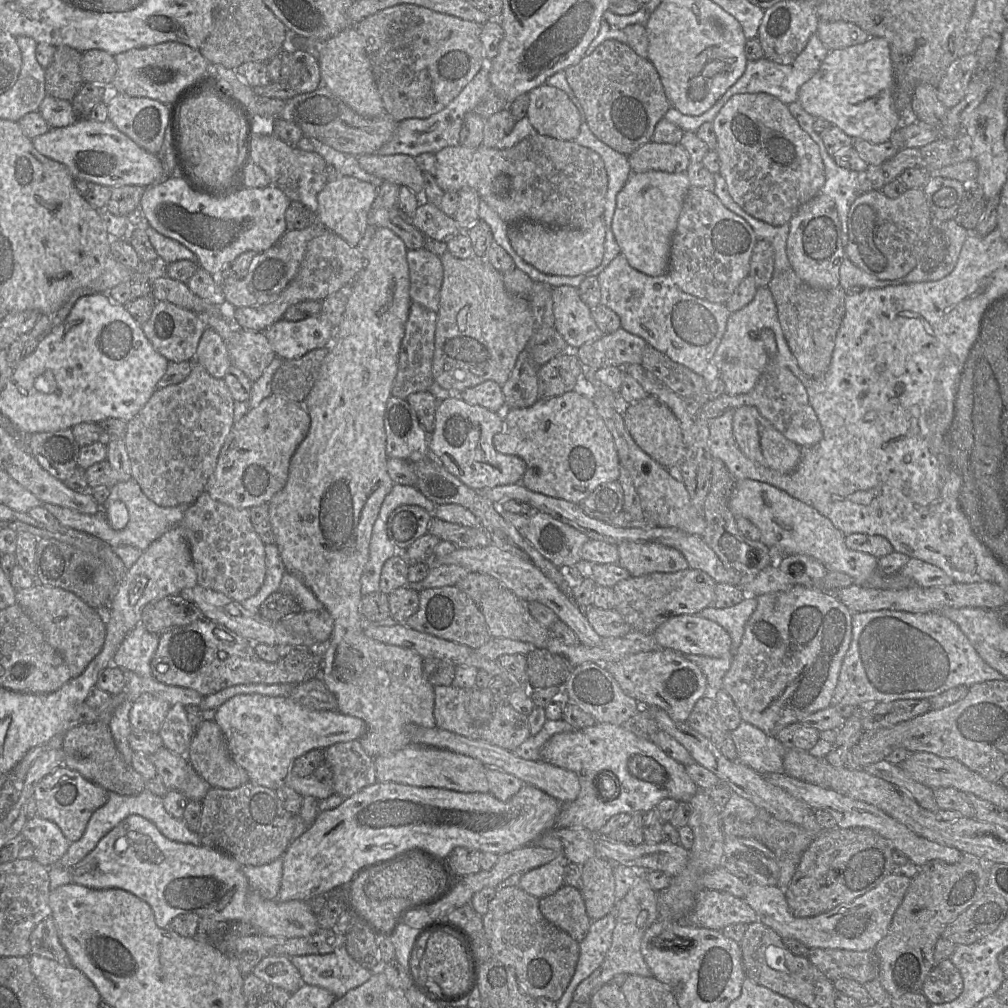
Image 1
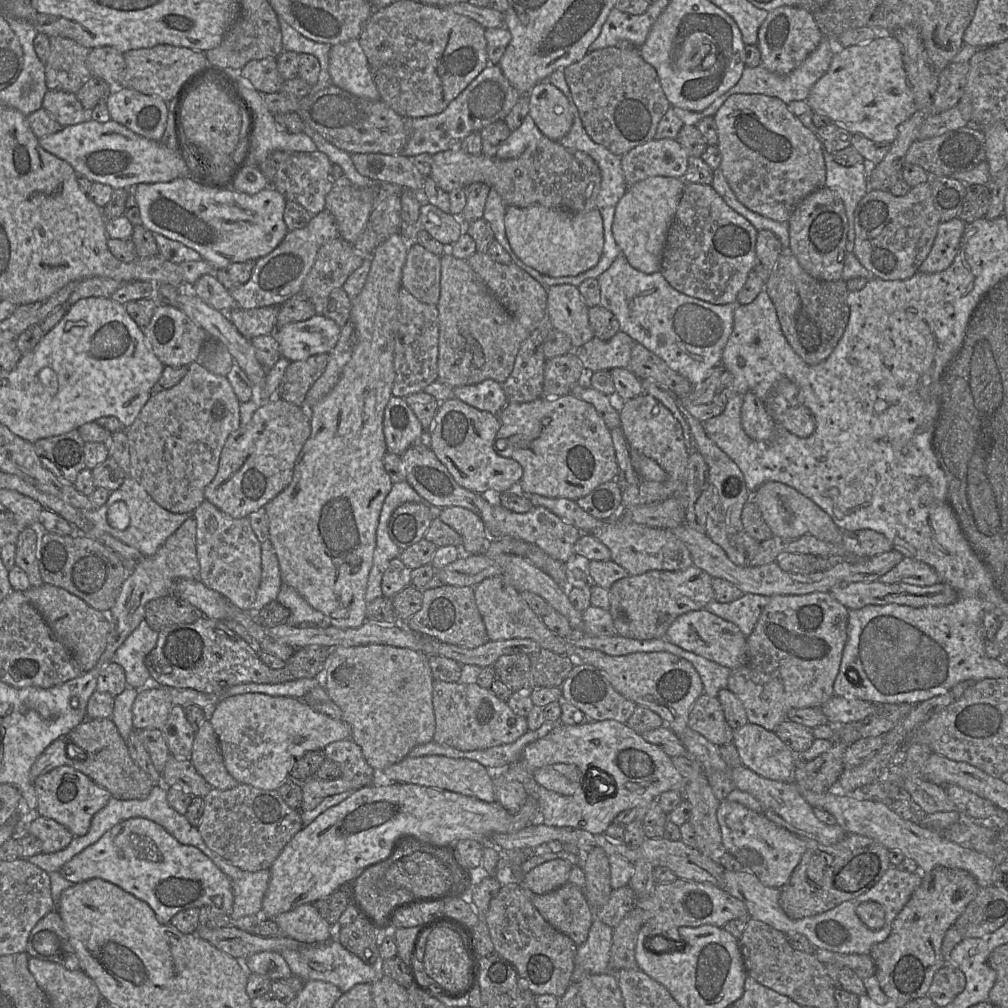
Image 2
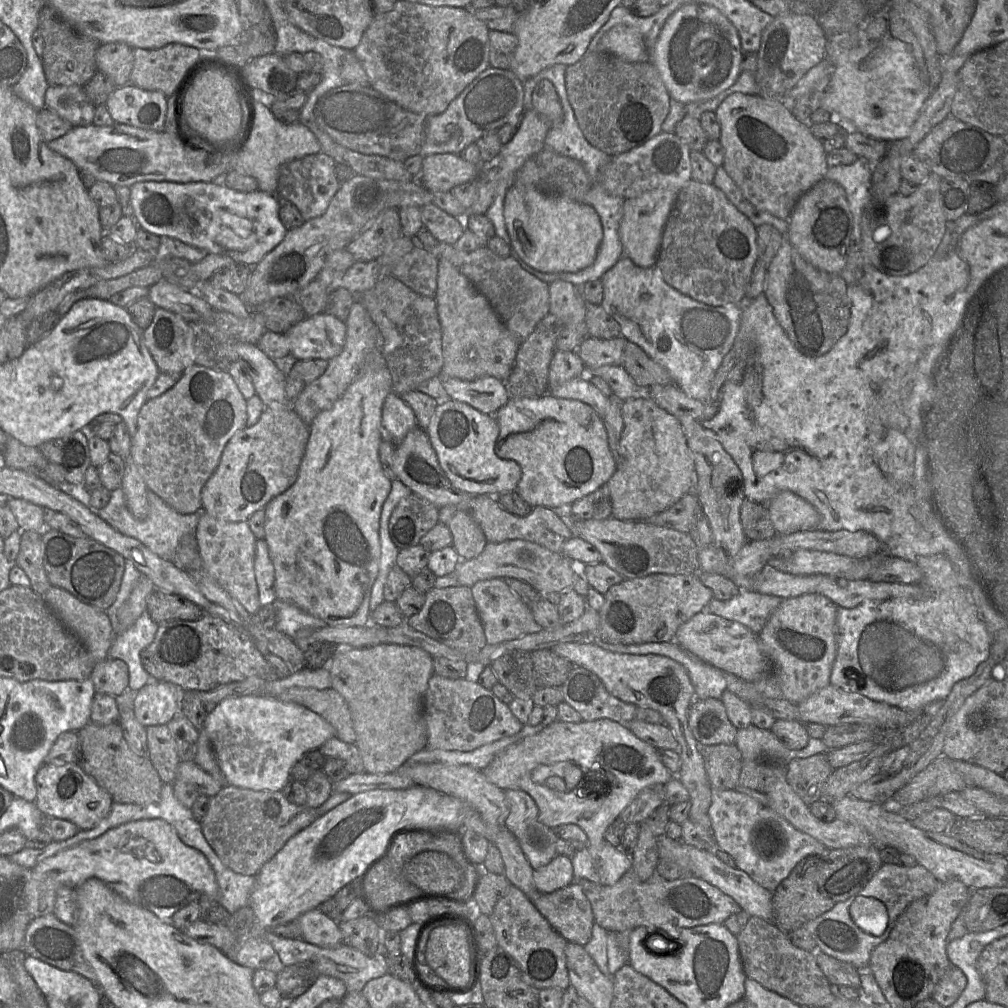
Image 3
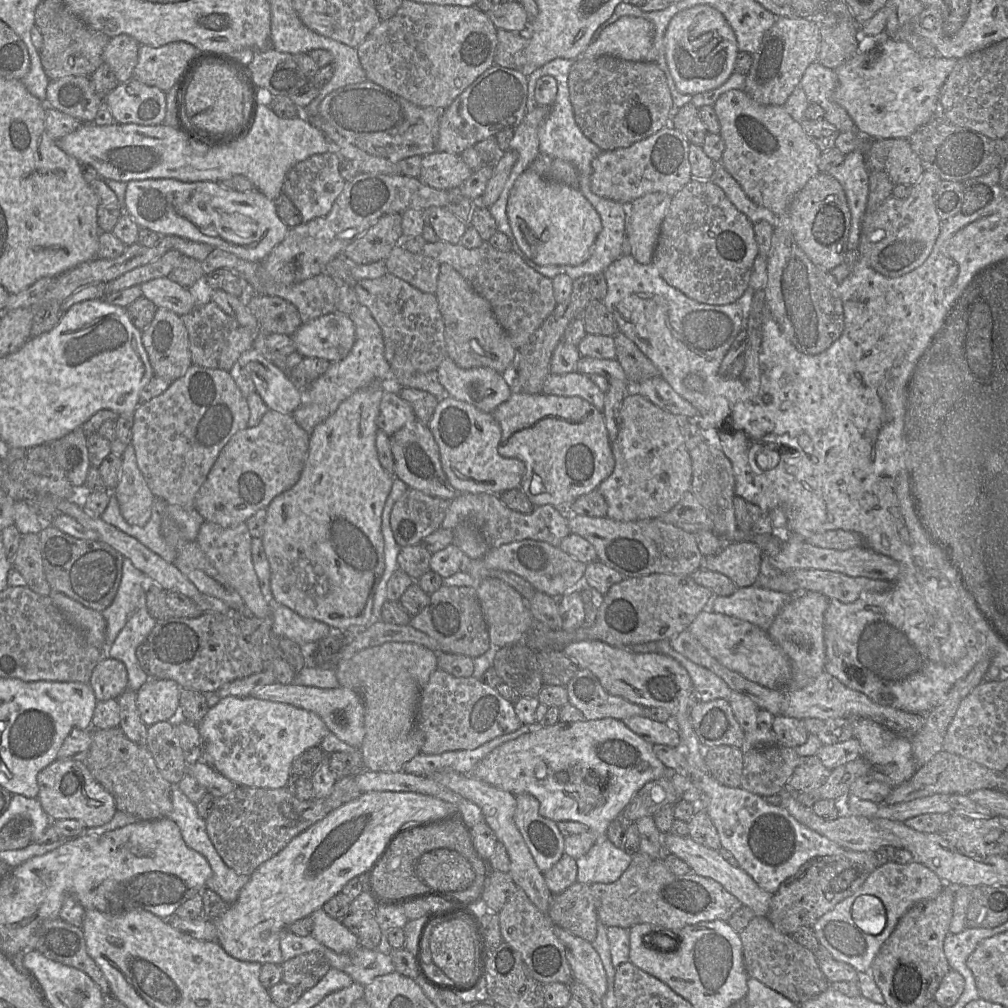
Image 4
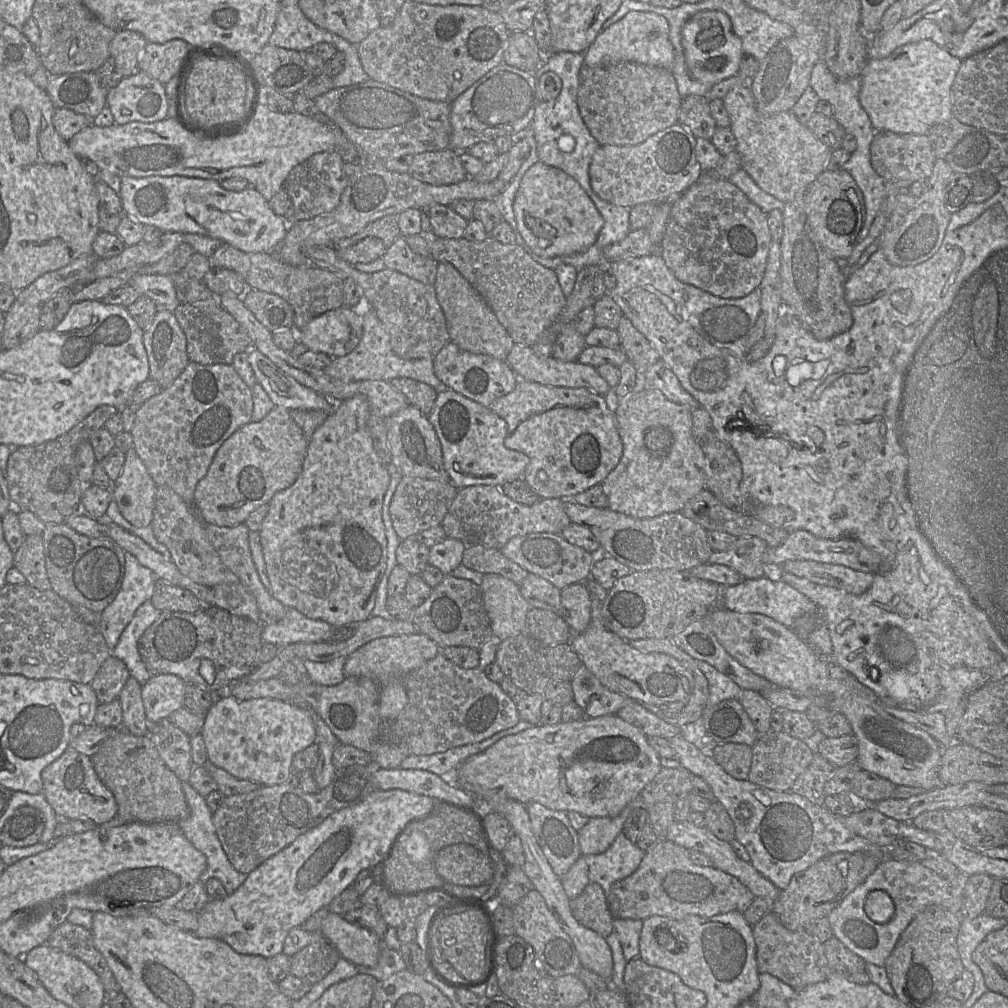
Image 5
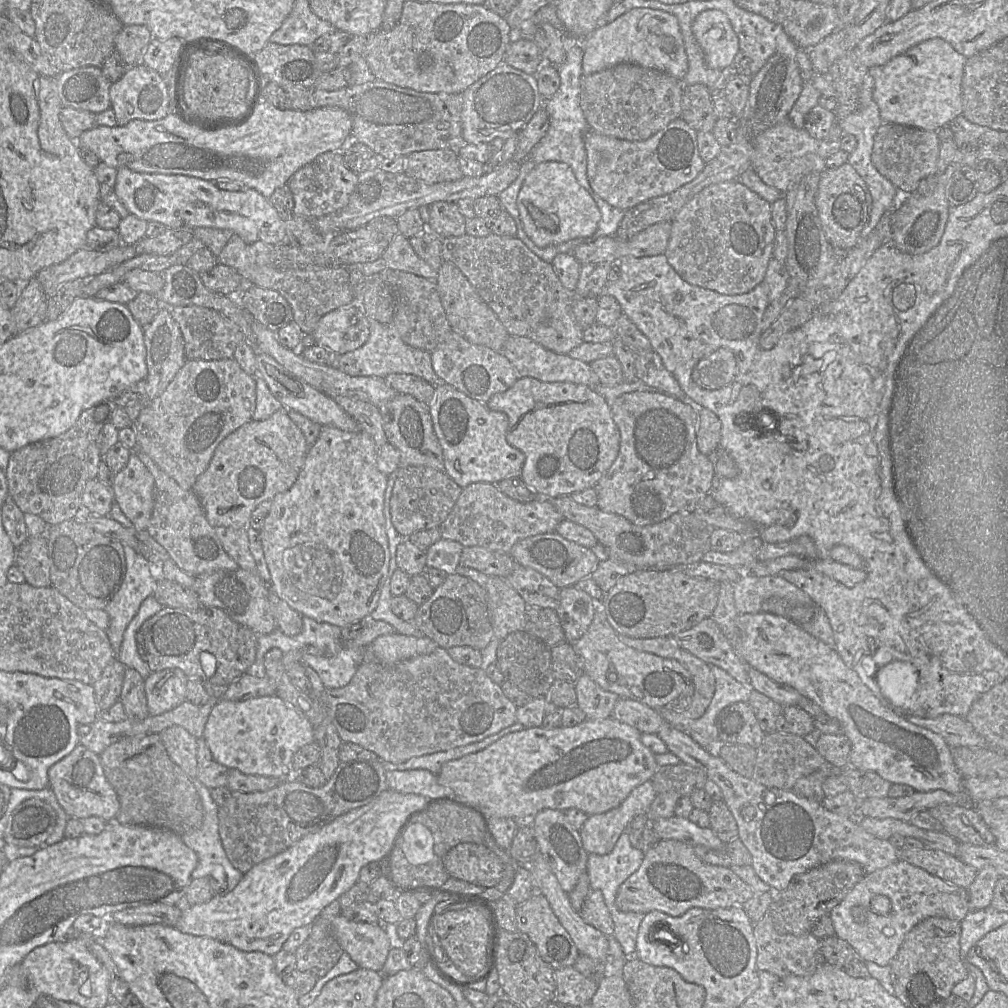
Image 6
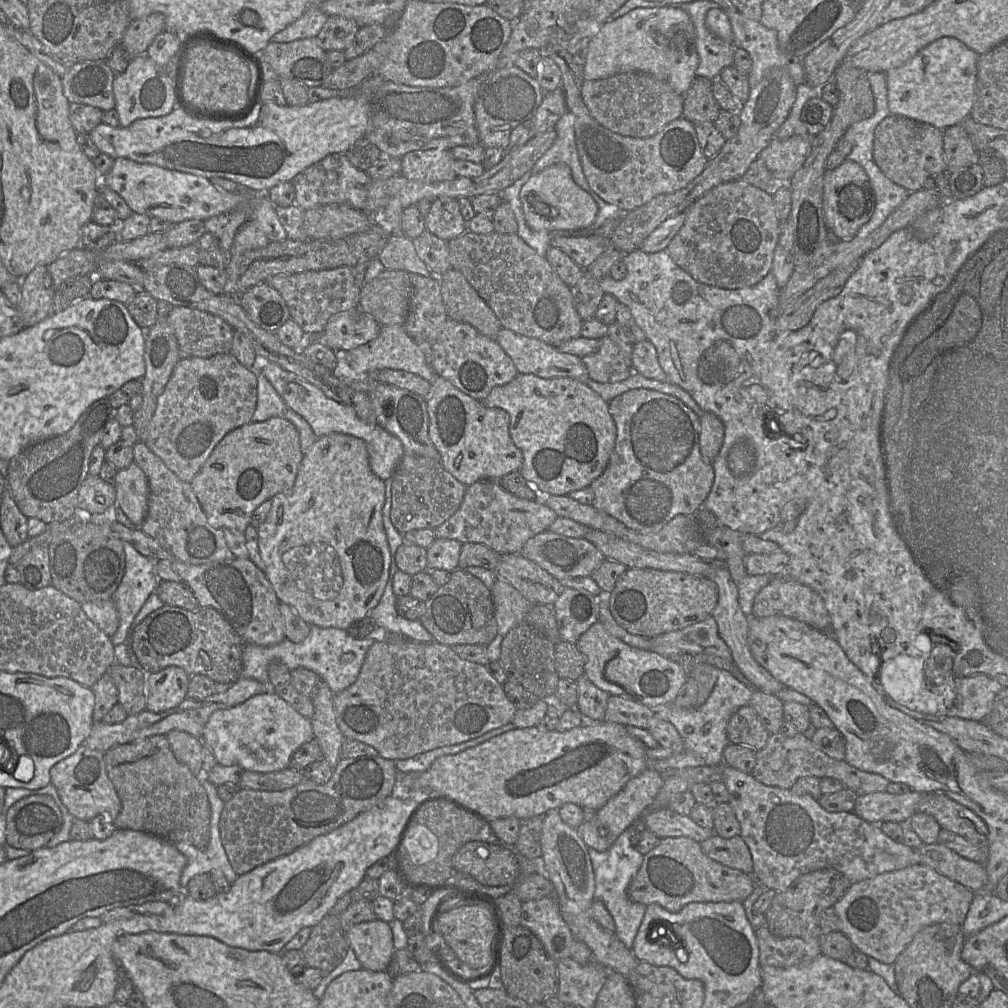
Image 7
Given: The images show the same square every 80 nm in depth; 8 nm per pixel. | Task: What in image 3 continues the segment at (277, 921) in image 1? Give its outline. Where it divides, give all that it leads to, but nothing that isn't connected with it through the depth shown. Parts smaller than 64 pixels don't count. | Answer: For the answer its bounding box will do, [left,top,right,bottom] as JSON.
[10,819,342,947]

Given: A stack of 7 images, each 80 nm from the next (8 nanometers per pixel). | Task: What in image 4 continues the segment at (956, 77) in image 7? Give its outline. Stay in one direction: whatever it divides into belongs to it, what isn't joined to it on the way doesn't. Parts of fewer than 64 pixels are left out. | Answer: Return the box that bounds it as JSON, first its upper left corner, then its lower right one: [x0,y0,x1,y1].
[834,33,958,139]

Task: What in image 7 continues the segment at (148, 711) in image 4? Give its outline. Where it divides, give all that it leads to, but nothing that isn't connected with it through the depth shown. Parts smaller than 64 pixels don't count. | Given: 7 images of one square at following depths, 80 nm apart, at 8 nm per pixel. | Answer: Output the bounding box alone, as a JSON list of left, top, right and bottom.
[146,666,190,713]

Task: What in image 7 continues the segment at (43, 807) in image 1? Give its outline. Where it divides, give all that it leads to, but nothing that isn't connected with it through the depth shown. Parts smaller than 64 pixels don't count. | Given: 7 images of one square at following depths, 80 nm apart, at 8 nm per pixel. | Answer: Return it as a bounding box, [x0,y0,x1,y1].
[50,745,122,822]

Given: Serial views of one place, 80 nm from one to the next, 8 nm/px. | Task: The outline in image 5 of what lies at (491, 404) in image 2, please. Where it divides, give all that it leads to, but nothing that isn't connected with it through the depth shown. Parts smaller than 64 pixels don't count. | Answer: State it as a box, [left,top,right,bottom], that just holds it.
[433,341,520,407]

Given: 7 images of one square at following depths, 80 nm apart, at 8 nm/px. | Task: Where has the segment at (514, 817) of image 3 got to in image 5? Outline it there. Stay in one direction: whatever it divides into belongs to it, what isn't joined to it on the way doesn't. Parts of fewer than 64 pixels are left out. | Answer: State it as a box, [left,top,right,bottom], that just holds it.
[526,802,582,877]

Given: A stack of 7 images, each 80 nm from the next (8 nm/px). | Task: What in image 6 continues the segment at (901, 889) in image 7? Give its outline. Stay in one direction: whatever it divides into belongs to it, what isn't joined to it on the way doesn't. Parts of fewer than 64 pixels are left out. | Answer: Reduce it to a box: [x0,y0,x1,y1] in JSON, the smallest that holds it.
[829,860,969,966]

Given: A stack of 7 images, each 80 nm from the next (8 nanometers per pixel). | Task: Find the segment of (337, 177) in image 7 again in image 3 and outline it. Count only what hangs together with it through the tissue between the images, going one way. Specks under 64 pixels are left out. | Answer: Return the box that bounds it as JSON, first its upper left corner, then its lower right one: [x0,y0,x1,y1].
[276,151,341,221]

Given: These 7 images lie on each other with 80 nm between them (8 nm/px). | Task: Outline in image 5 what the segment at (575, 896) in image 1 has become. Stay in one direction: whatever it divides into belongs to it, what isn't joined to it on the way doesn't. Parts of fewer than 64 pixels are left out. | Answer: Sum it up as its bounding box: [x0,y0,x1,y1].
[570,882,613,938]

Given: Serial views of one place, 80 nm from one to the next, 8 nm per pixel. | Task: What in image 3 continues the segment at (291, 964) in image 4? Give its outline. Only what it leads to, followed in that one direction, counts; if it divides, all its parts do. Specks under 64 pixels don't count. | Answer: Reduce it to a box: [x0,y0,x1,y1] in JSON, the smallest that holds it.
[275,963,319,999]

